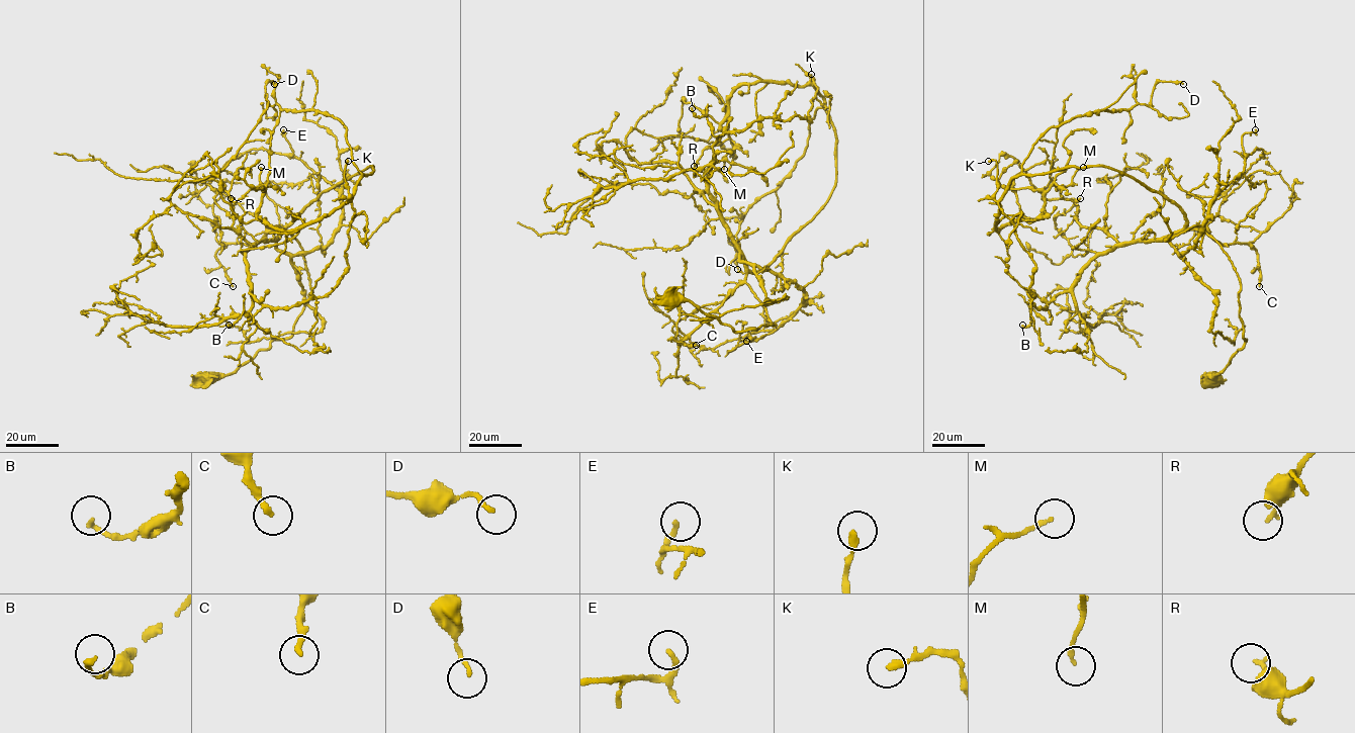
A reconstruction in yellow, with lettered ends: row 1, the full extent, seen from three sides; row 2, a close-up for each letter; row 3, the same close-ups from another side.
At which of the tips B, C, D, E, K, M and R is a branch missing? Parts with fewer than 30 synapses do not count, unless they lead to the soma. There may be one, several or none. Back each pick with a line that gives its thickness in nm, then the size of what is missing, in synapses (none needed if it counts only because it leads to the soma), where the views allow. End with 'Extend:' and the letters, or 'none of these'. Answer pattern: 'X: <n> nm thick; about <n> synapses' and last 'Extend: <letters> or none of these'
C: 200 nm thick; about 35 synapses
Extend: C

